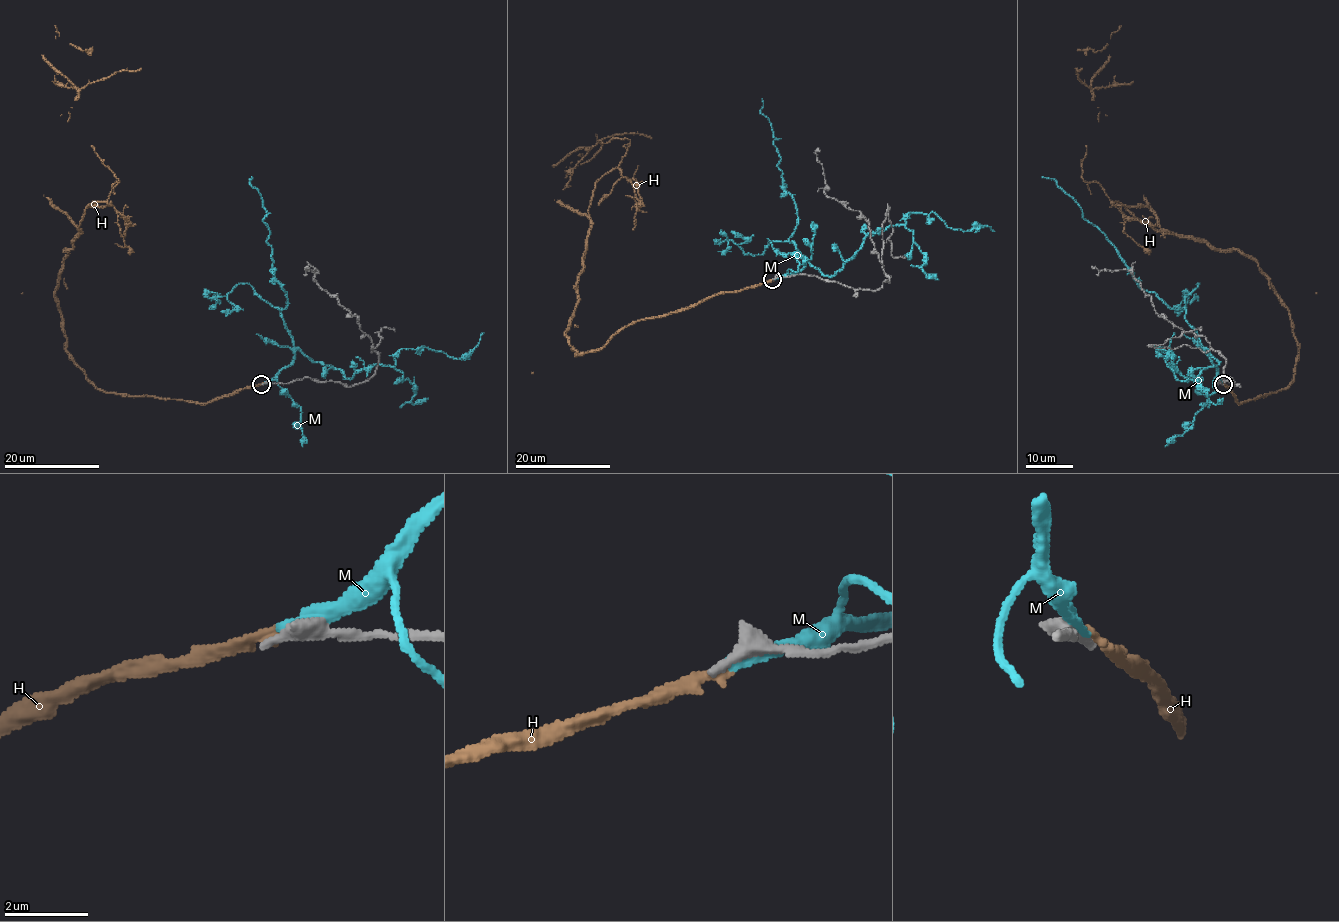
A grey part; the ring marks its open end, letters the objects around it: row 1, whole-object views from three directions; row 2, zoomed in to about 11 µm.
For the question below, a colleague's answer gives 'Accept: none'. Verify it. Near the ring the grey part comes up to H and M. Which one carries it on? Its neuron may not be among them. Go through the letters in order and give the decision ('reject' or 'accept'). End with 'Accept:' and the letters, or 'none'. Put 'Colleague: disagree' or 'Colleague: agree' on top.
Colleague: agree
H: reject
M: reject
Accept: none

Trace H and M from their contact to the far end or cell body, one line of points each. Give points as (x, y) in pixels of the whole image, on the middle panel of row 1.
H: (773, 279), (577, 354), (565, 335), (592, 190), (630, 141), (578, 148), (554, 166), (565, 177)
M: (777, 277), (797, 272), (804, 258), (789, 240), (796, 211), (777, 167), (777, 138), (760, 113), (762, 98)

